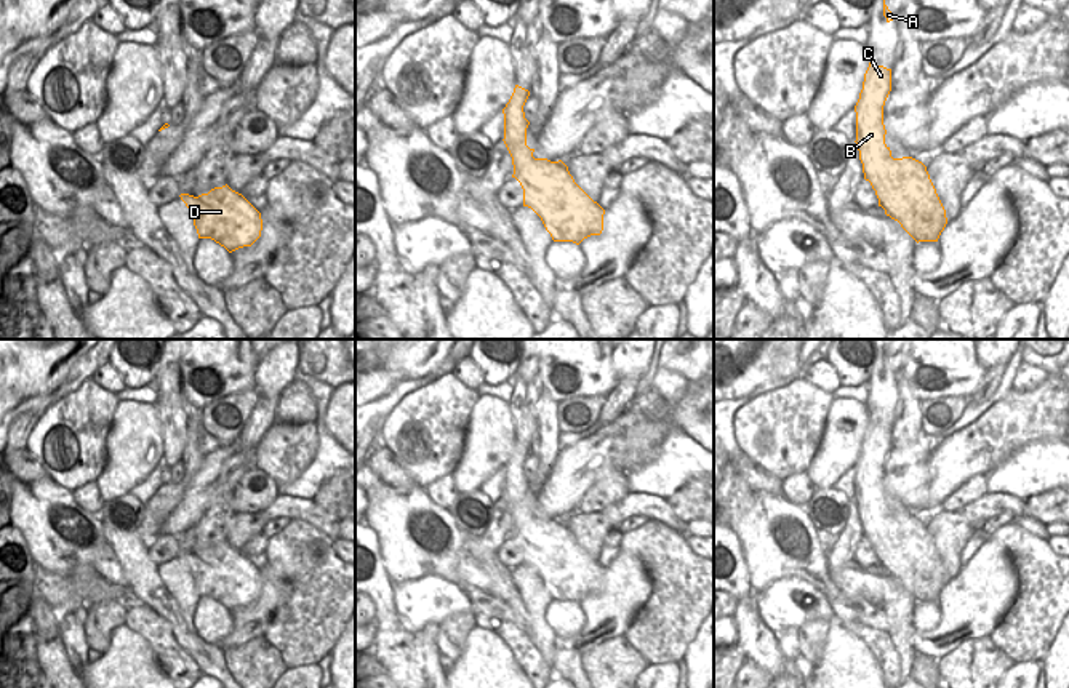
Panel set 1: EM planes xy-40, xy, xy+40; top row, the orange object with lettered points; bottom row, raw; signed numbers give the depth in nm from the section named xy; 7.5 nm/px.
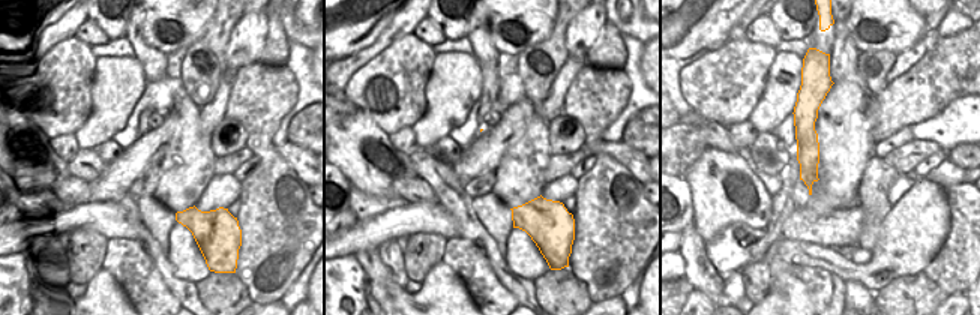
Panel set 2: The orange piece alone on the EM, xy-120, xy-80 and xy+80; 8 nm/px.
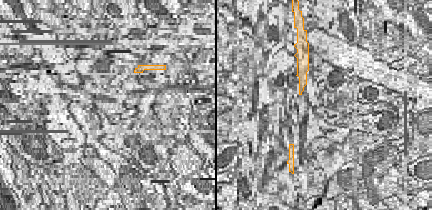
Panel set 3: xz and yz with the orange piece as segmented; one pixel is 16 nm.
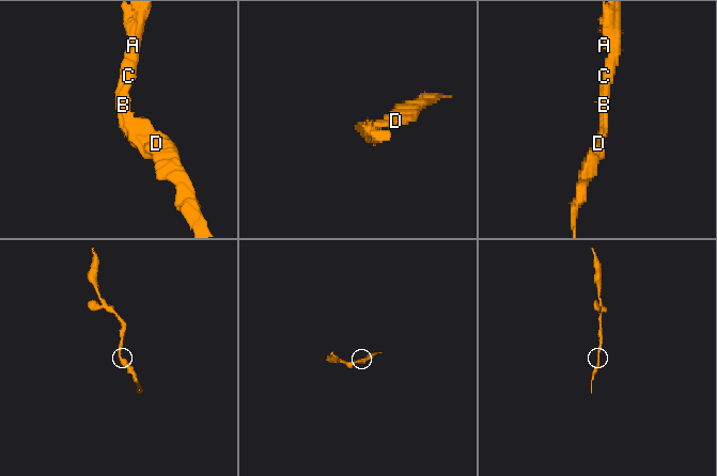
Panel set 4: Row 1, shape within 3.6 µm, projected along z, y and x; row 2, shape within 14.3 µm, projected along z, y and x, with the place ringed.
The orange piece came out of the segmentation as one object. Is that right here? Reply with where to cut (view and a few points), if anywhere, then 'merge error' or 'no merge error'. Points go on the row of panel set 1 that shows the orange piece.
no cut; no merge error

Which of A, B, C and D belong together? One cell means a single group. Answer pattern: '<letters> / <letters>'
A B C D

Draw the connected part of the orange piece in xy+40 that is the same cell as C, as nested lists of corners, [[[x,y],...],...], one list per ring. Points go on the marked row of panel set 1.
[[[872,61],[855,106],[856,144],[864,179],[871,182],[885,214],[919,242],[938,242],[947,224],[946,210],[927,166],[912,158],[893,158],[885,144],[883,106],[891,91],[891,69]]]

